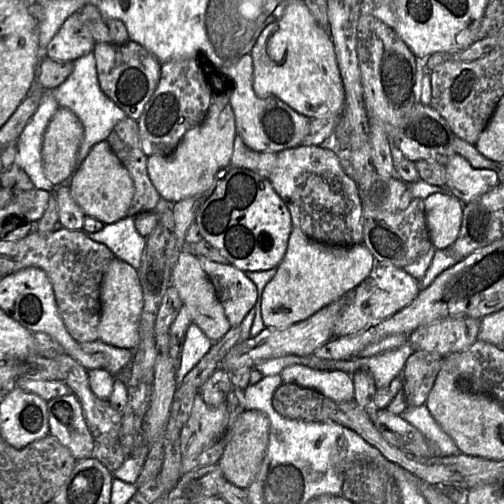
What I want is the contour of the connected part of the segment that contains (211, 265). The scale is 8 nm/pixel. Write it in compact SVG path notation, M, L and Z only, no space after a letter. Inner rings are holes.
M197 257L210 281L217 298L224 308L232 327L239 326L255 306L257 287L246 273L231 264L221 264L205 257Z

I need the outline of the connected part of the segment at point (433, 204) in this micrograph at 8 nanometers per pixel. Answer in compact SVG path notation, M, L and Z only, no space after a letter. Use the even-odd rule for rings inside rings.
M447 191L425 199L425 213L430 239L437 249L447 249L458 237L464 205Z

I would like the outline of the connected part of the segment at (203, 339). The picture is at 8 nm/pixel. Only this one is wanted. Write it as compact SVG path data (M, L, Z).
M192 322L186 332L181 358L175 370L176 387L181 384L212 346L213 342Z

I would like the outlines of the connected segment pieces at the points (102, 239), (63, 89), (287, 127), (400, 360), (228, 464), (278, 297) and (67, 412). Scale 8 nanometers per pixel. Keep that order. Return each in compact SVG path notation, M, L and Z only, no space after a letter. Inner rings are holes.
M127 216L115 223L105 224L104 227L95 233L87 233L94 241L106 245L115 257L127 262L133 268L139 269L144 254L147 238L141 236L135 228L135 216Z
M94 50L74 61L71 75L56 89L49 92L52 92L60 107L70 110L82 123L84 137L77 155L77 170L92 147L107 140L115 125L125 119L127 115L100 88Z
M250 54L244 55L235 65L223 69L232 82L229 105L234 116L237 133L245 145L259 153L279 153L303 144L309 133L310 121L287 104L275 97L260 98L253 89L253 60Z
M408 336L408 340L397 348L370 357L356 356L351 360L335 363L335 366L316 366L316 370L338 370L349 375L367 370L374 377L376 389L387 388L395 377L402 375L406 361L414 352Z
M245 410L226 435L226 445L219 466L224 478L240 489L246 490L253 482L265 456L269 437L269 420L259 411Z
M294 227L286 254L262 294L261 314L265 327L286 328L306 320L345 293L354 290L370 274L376 263L373 254L363 244L327 245L310 239Z
M70 393L47 402L49 434L66 446L78 461L91 457L94 439L78 398Z

